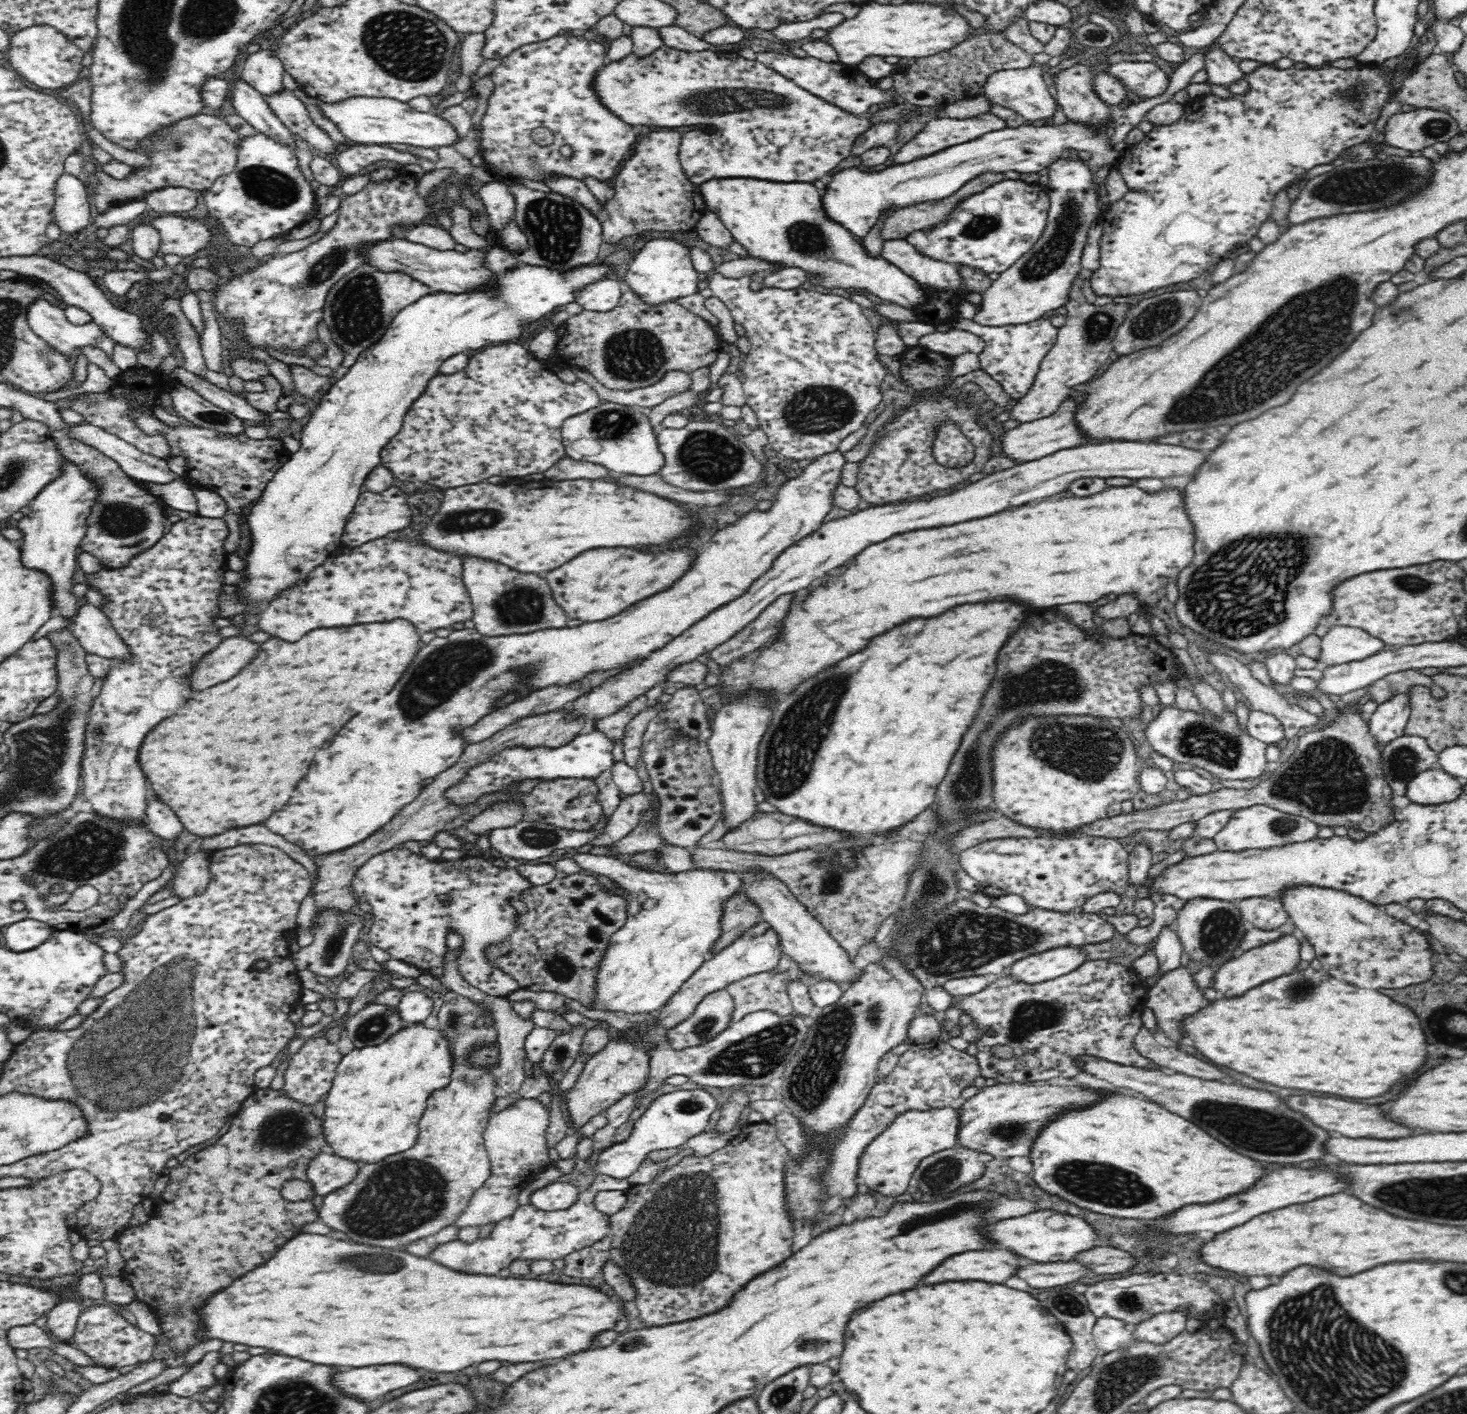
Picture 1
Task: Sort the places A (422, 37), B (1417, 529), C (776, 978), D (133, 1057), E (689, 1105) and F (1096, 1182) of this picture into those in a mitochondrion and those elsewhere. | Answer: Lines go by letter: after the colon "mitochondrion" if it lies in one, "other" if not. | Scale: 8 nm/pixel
A: mitochondrion
B: other
C: other
D: mitochondrion
E: mitochondrion
F: mitochondrion

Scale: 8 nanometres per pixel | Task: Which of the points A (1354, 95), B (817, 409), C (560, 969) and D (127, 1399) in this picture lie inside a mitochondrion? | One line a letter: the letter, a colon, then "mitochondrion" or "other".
A: other
B: mitochondrion
C: mitochondrion
D: other

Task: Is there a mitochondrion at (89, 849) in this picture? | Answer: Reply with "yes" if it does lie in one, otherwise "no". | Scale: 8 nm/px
yes

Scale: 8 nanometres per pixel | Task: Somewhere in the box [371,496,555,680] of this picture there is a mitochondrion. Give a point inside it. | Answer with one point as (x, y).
(521, 605)

